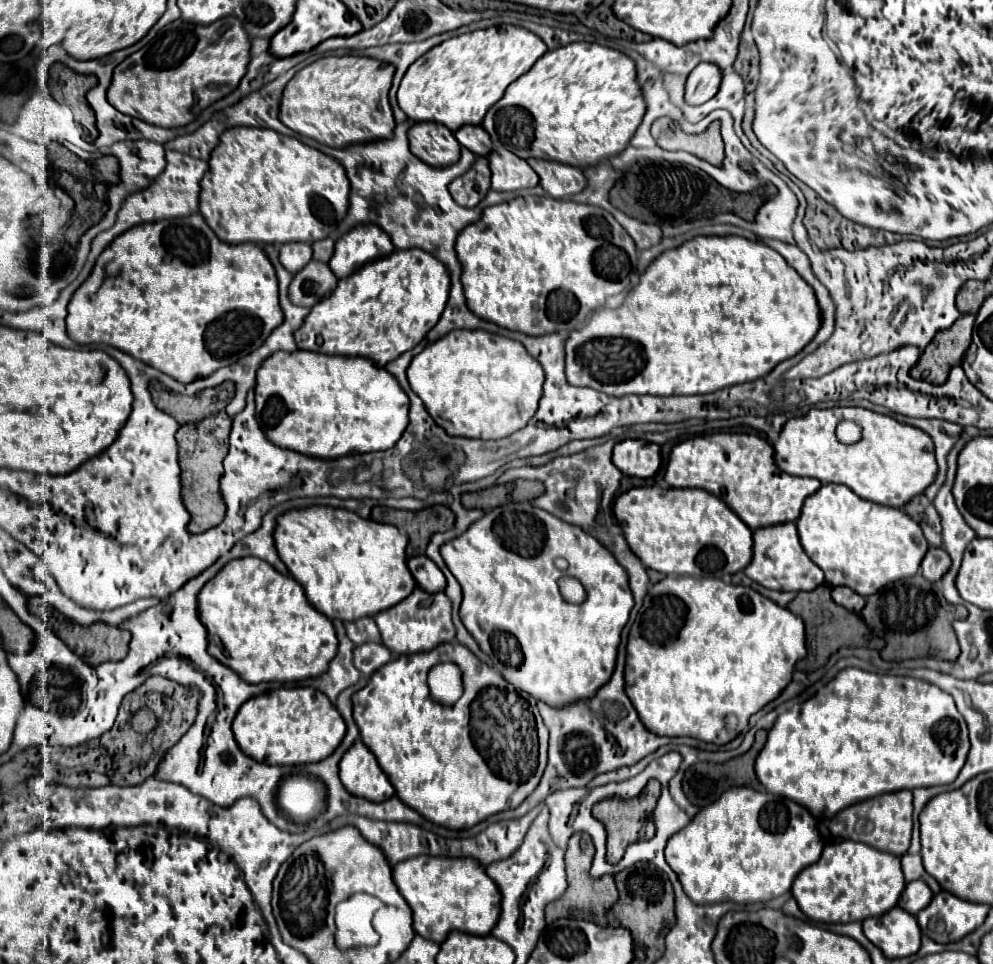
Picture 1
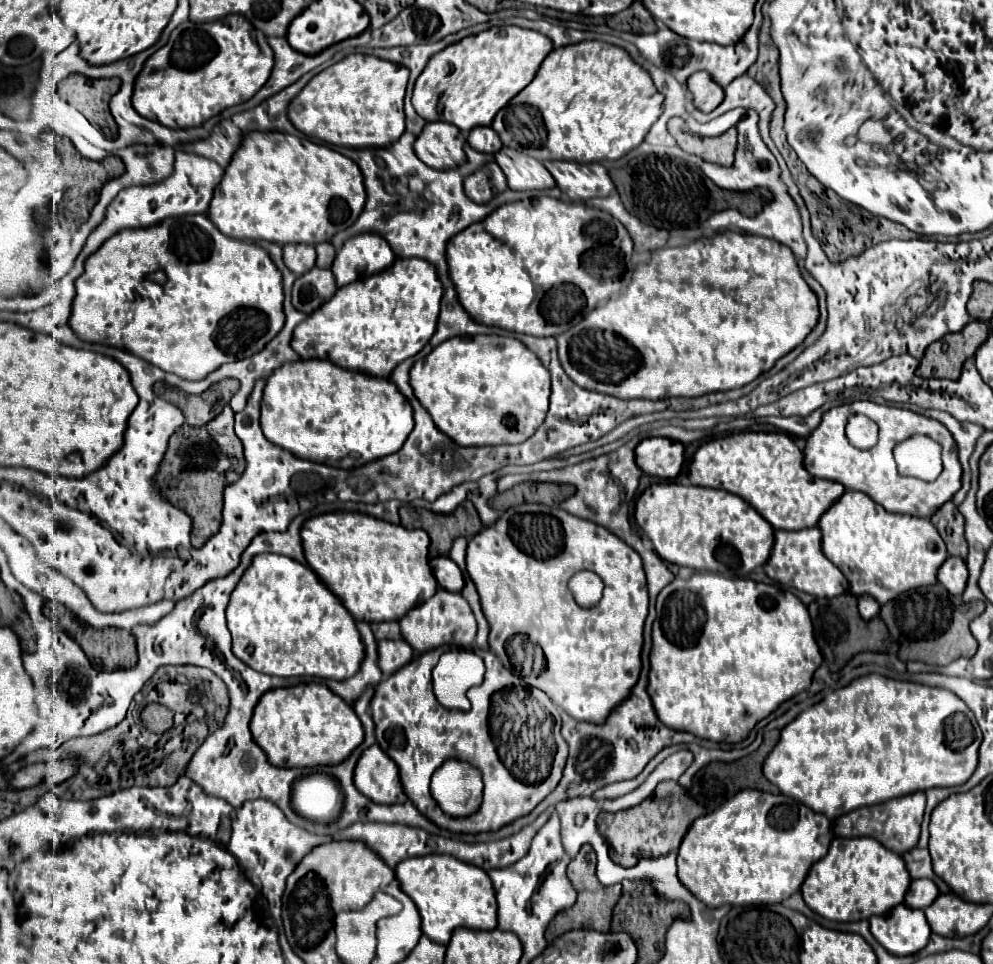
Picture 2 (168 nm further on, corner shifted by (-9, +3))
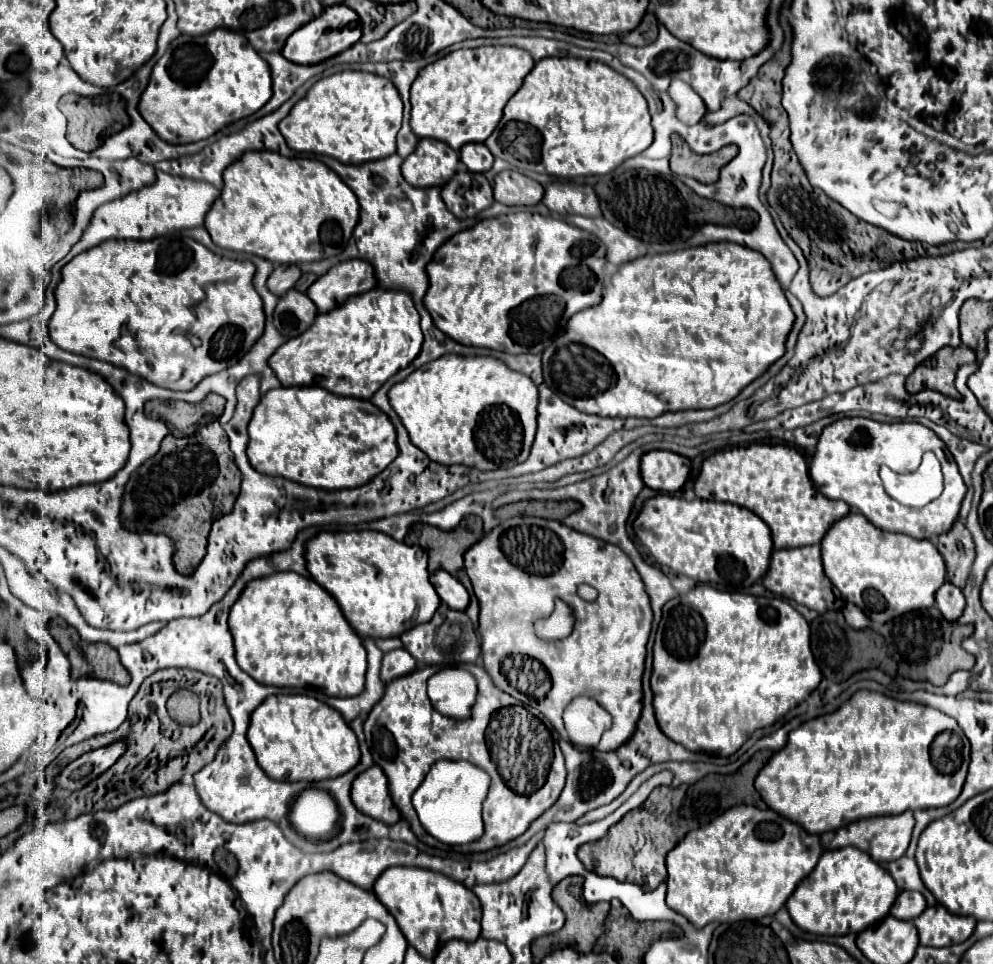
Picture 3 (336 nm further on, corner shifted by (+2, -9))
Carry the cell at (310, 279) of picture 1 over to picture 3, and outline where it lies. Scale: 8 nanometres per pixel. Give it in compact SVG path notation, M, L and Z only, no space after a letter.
M290 289L280 297L276 311L274 311L274 321L276 329L288 337L296 337L304 333L316 319L318 309L314 301L296 289Z

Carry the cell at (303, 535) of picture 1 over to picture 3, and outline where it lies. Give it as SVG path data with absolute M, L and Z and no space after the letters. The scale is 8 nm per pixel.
M320 531L306 541L306 569L342 609L360 637L398 637L404 629L432 619L440 605L428 575L428 557L418 545L406 545L378 531Z

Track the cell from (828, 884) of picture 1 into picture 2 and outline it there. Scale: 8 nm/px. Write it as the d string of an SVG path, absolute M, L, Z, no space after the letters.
M839 837L831 843L827 857L817 861L801 885L805 903L831 921L859 921L883 915L903 903L911 883L907 867L897 853L879 845L873 837Z

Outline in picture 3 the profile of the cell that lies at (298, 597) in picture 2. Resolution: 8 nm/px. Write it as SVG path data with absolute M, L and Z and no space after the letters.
M278 571L246 583L228 615L238 667L262 685L318 689L332 697L354 697L364 691L366 651L362 639L344 619L338 603L314 579L290 571Z

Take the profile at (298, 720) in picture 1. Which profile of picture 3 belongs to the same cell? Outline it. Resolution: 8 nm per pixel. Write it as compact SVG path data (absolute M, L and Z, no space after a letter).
M272 695L250 717L246 733L258 765L276 781L322 781L348 773L360 759L354 731L342 715L308 695Z

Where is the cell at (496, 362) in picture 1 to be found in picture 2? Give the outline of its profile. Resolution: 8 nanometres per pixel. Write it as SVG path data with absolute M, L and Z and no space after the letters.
M453 337L414 363L409 383L435 427L461 447L523 443L537 431L549 409L549 371L513 337Z

